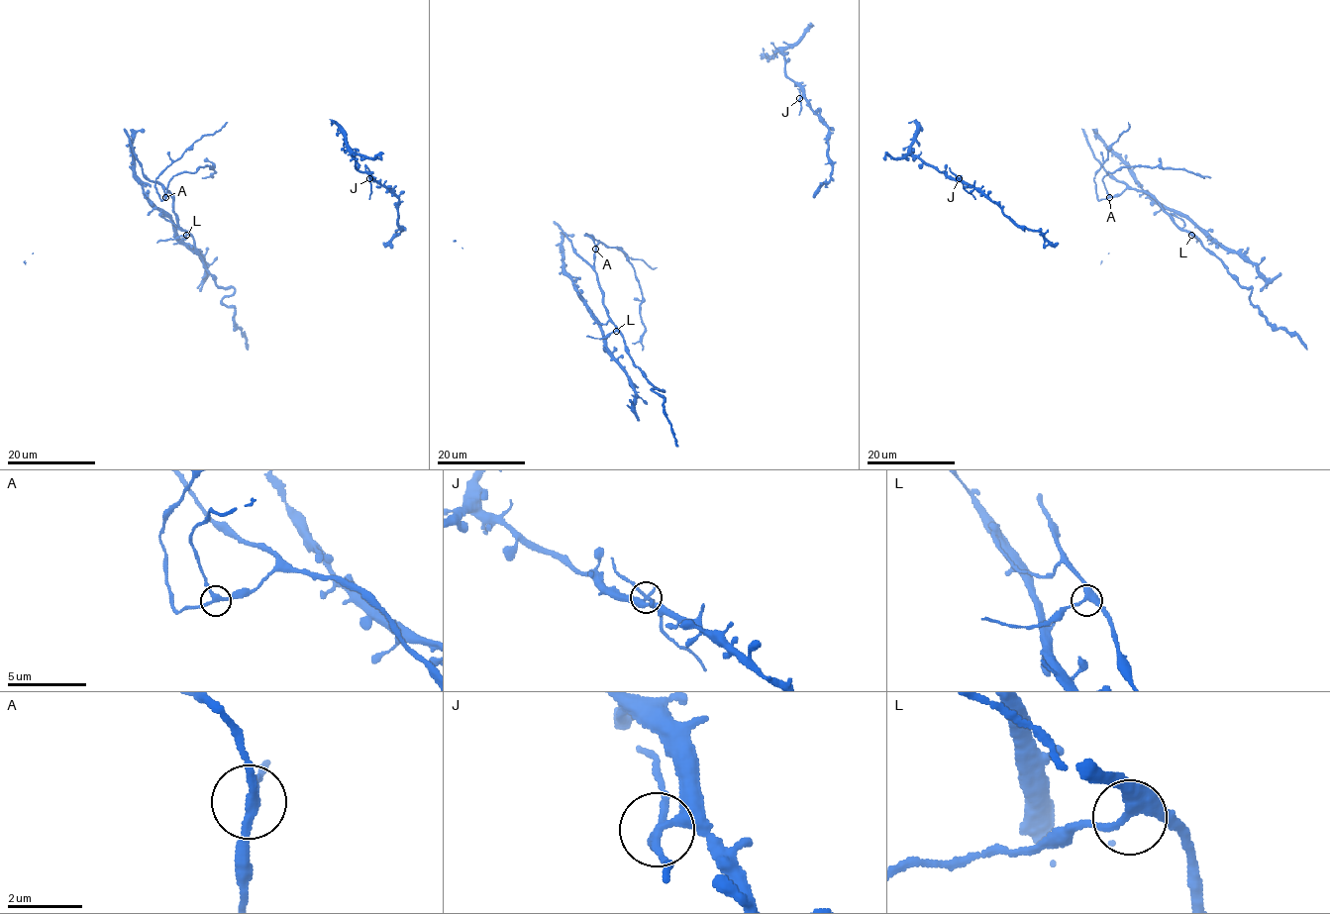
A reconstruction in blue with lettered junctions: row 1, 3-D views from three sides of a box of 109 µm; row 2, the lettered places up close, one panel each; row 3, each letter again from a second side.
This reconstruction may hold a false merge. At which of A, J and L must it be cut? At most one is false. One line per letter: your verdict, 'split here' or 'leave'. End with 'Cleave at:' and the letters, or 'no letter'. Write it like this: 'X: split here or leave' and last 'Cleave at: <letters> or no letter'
A: leave
J: split here
L: leave
Cleave at: J

